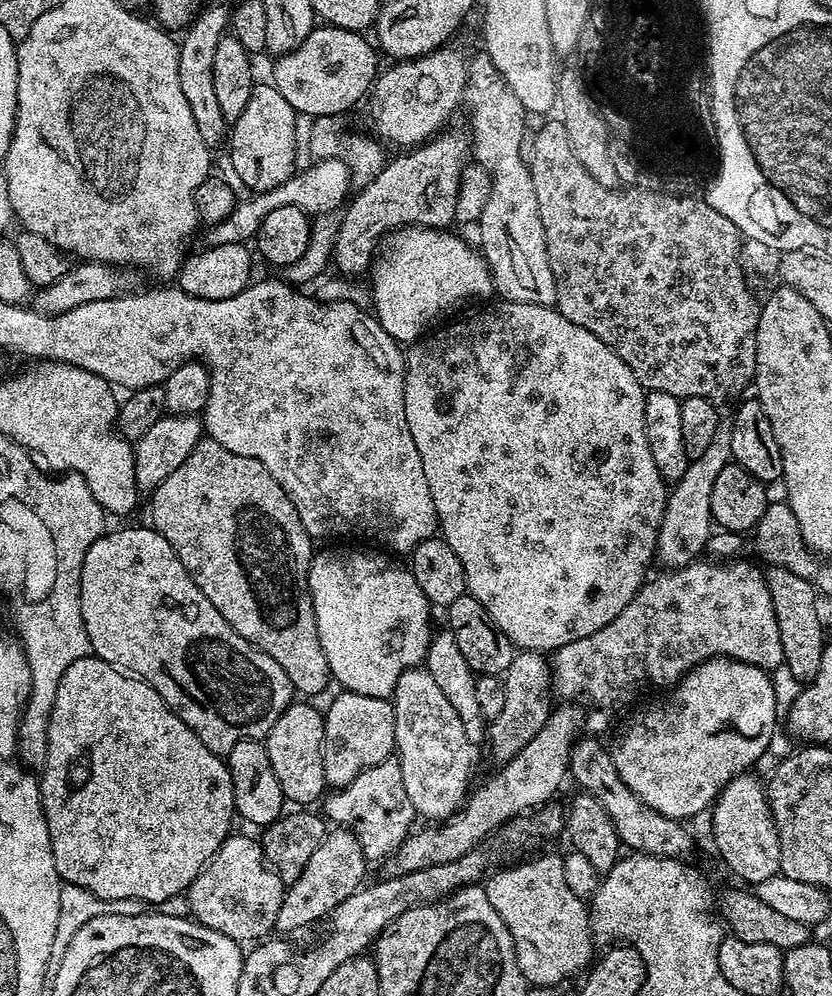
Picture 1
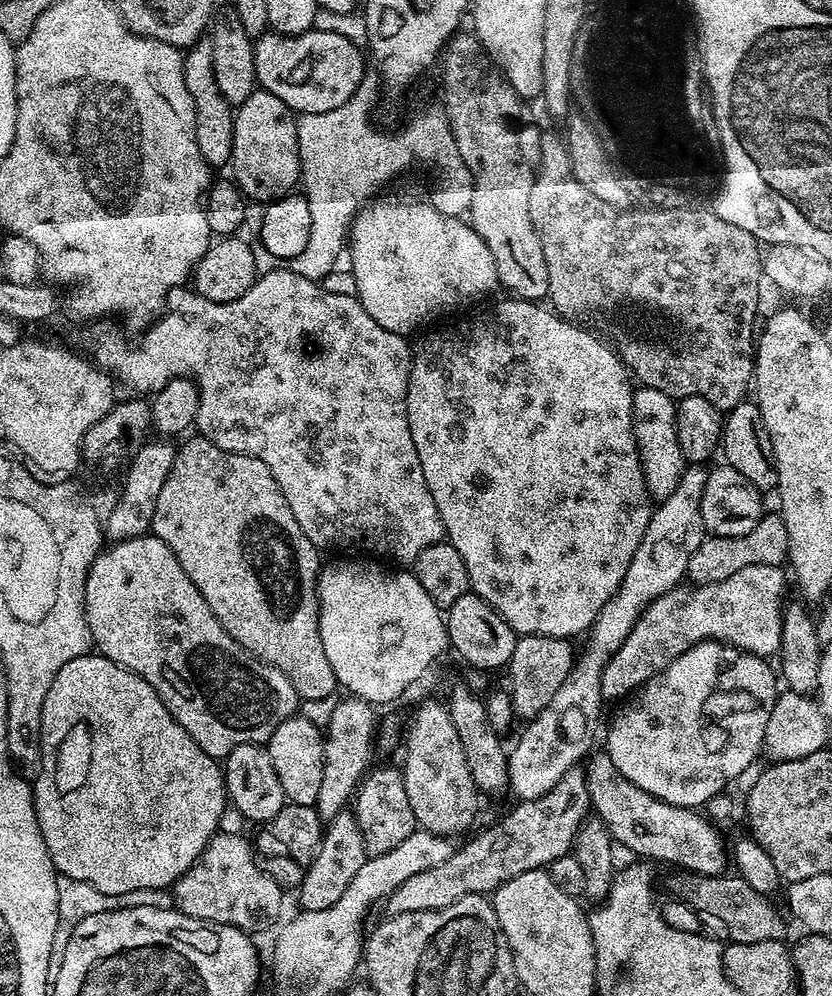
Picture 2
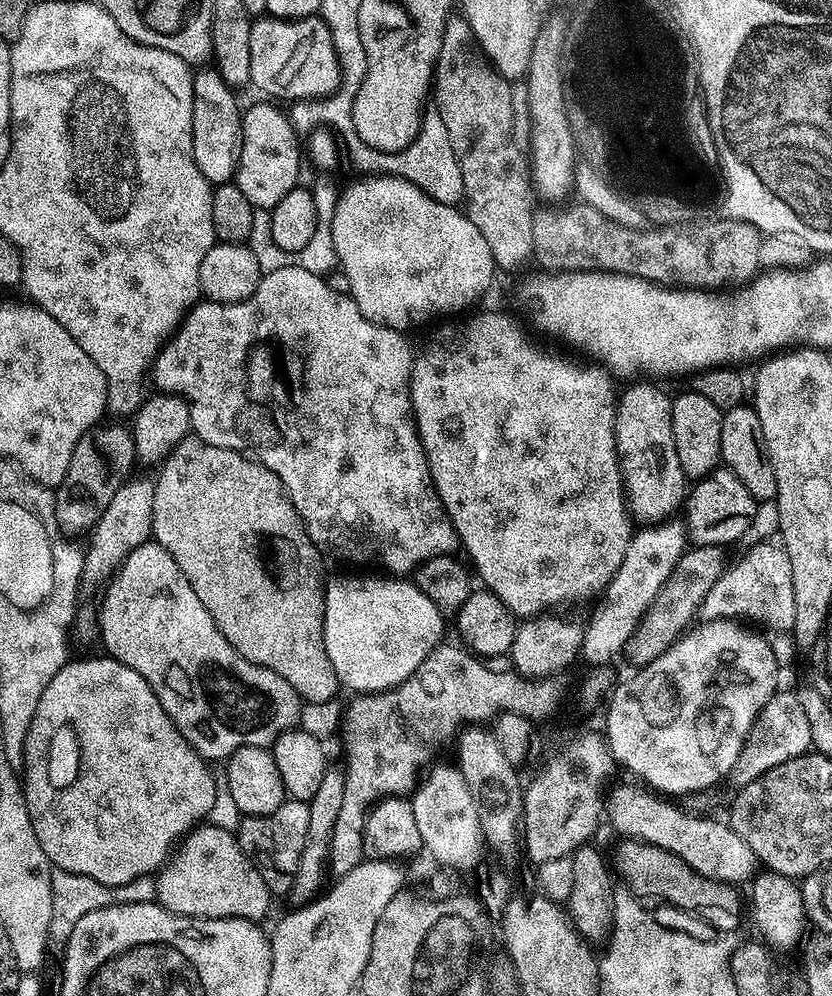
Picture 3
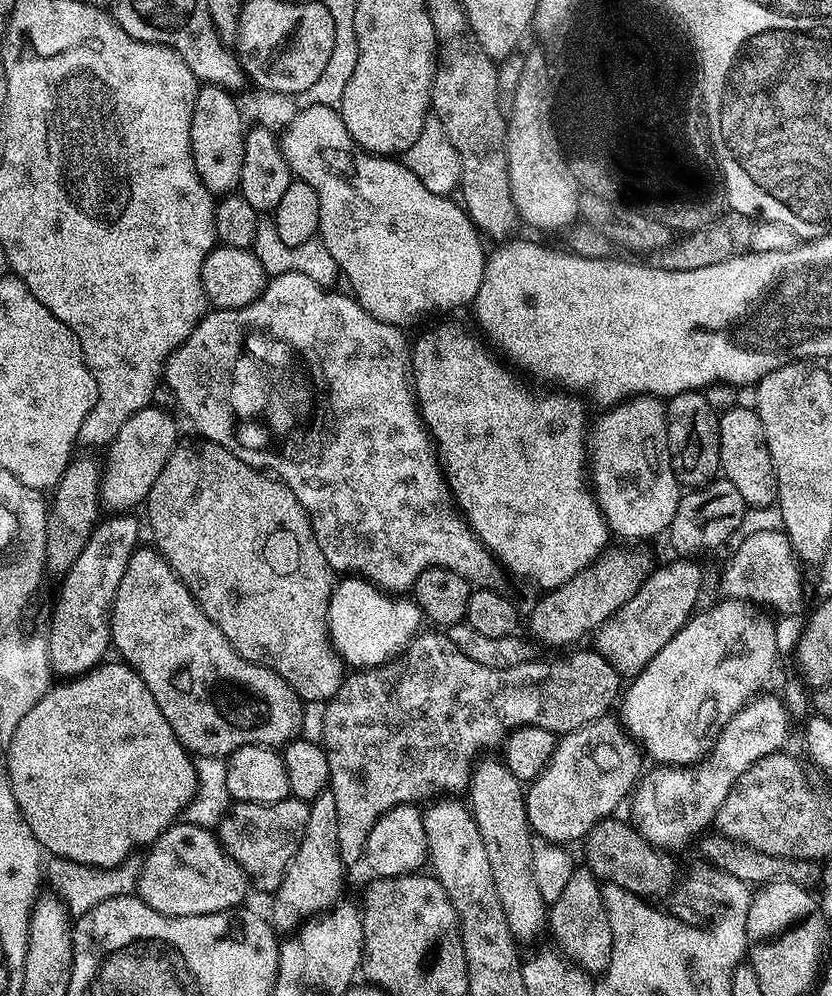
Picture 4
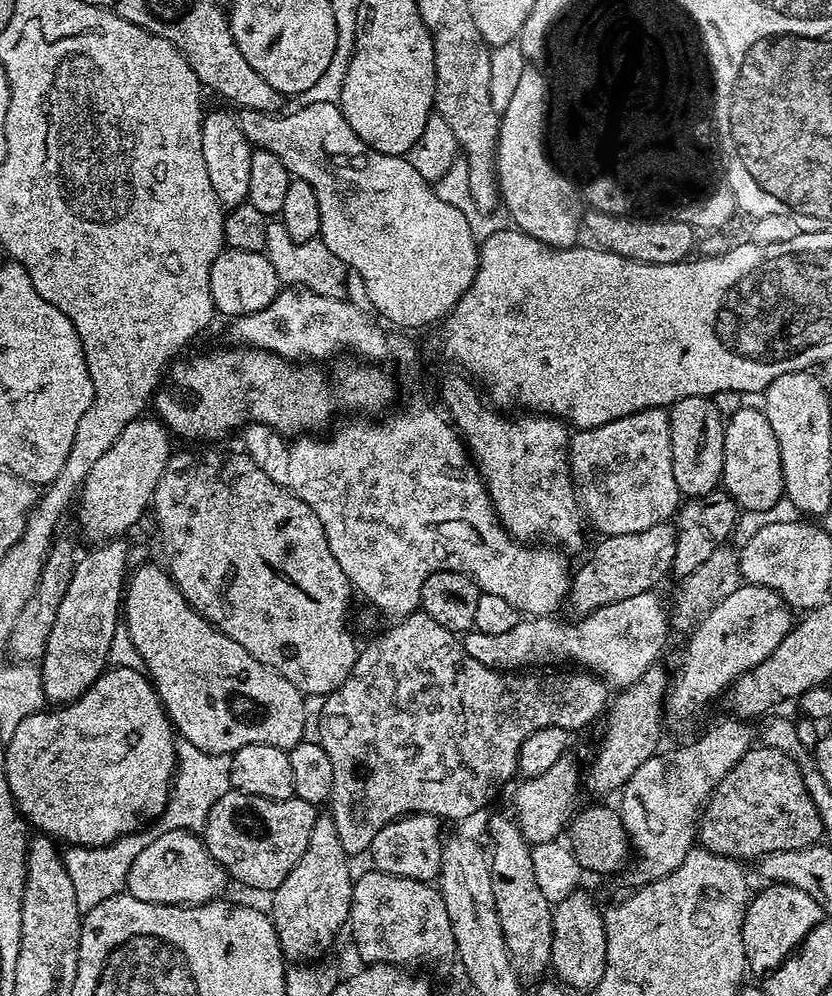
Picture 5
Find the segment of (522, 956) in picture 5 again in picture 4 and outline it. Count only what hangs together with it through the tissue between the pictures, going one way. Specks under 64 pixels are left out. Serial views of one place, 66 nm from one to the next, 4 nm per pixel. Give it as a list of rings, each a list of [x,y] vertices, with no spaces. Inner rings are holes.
[[[477,759],[469,784],[472,794],[470,807],[486,846],[486,858],[490,858],[490,874],[494,874],[494,886],[498,890],[498,902],[506,914],[510,934],[518,942],[536,940],[548,928],[549,905],[538,890],[534,879],[534,833],[528,822],[526,788],[504,765],[503,759]]]

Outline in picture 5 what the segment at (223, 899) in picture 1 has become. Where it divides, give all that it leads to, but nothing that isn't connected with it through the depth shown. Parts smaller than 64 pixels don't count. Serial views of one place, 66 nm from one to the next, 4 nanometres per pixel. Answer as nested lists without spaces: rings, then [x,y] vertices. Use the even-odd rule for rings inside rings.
[[[179,828],[173,832],[161,831],[160,836],[153,835],[148,845],[134,858],[128,871],[127,895],[142,902],[155,904],[209,904],[211,900],[221,899],[225,895],[224,887],[230,884],[230,877],[224,868],[206,850],[203,839],[195,831]]]

